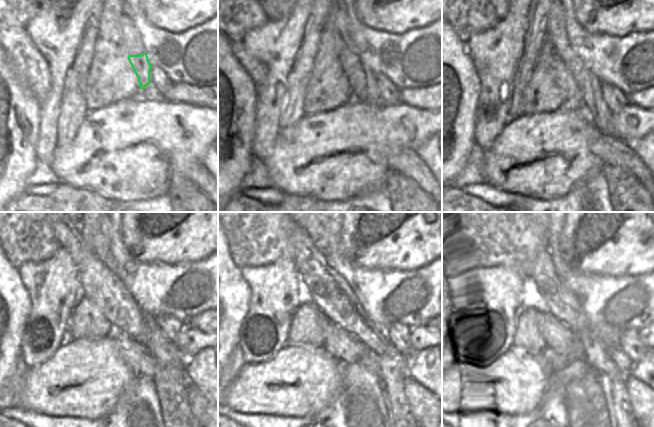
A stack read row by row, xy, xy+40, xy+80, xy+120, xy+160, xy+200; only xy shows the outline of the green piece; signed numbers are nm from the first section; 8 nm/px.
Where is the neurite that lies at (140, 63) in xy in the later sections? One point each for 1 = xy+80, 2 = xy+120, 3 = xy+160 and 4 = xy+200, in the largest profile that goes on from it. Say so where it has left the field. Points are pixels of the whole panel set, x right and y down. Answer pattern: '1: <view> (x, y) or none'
1: xy+80 (590, 87)
2: xy+120 (164, 351)
3: xy+160 (391, 356)
4: xy+200 (621, 360)

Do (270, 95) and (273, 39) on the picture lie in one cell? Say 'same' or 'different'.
same

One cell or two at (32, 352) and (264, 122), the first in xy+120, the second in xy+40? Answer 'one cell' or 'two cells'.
one cell

